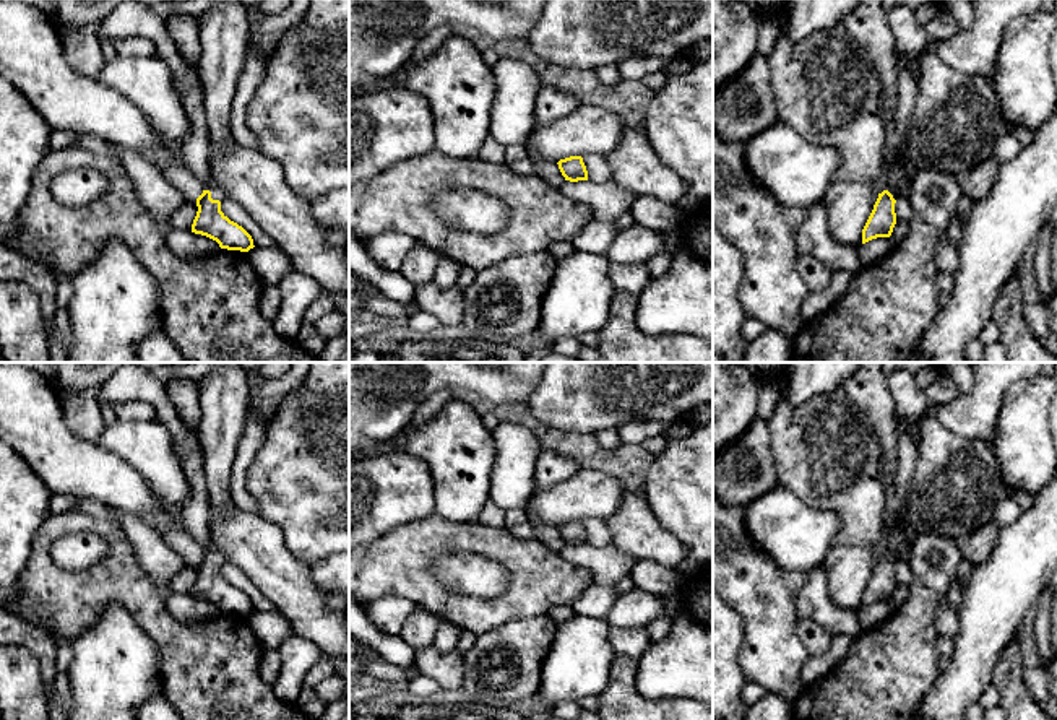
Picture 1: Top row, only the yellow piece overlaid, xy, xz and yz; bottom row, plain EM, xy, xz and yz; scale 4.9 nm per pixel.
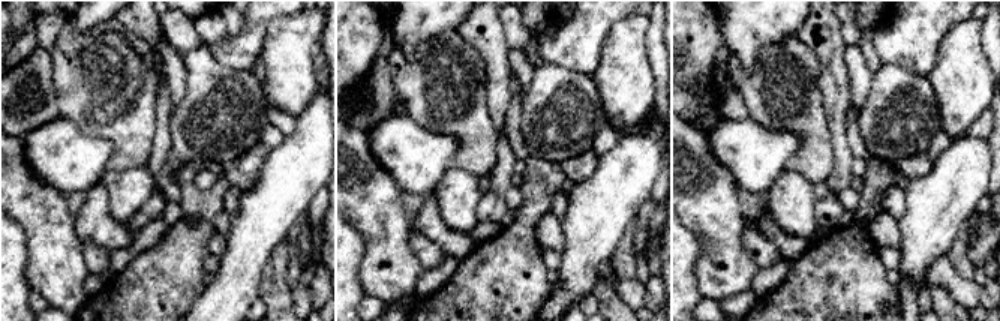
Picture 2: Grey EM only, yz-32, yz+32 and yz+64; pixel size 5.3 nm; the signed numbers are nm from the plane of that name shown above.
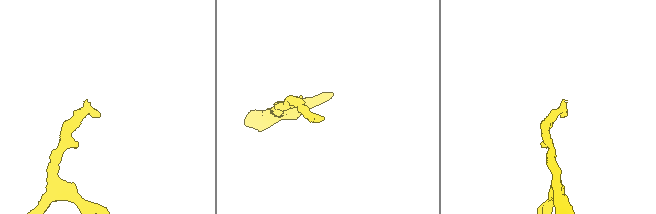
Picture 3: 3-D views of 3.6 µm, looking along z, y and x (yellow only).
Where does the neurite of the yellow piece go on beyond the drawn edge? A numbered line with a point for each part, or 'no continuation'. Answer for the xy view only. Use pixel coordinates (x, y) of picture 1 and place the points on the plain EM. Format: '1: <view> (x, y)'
1: xy (216, 555)

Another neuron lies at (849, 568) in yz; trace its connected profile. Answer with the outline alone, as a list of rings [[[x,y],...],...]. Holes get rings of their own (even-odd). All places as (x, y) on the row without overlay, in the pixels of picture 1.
[[[833,544],[823,561],[831,600],[838,606],[861,614],[862,593],[877,562],[878,557],[872,548]]]

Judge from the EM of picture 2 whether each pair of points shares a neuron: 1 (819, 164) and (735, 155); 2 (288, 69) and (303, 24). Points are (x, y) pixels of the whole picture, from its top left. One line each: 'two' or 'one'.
1: two
2: one

